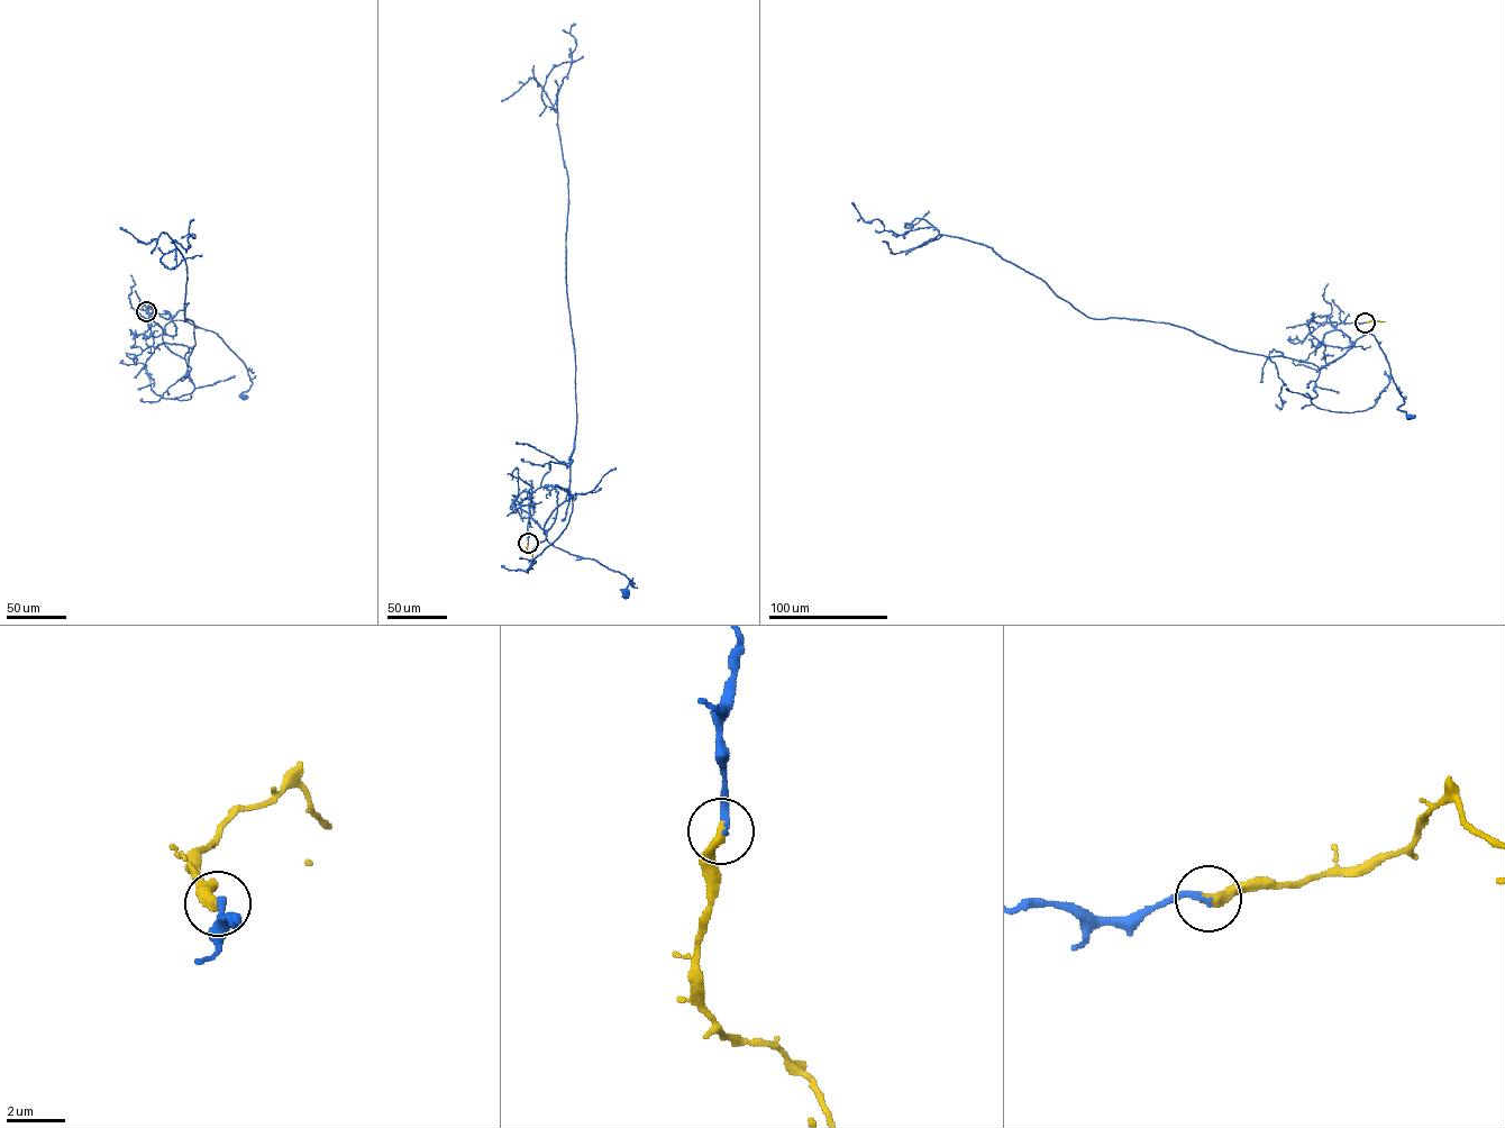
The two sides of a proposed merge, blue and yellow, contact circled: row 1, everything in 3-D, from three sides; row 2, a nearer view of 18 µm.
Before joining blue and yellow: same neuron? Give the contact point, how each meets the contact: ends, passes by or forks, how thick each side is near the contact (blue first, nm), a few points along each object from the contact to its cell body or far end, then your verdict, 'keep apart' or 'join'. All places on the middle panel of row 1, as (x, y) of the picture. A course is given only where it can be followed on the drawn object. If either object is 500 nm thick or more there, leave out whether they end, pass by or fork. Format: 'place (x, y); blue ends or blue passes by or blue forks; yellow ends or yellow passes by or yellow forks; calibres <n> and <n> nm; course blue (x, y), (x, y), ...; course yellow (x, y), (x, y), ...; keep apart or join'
place (528, 543); blue ends; yellow ends; calibres 200 and 400 nm; course blue (528, 543), (529, 514), (552, 545), (623, 574), (634, 587), (630, 580), (622, 589), (626, 592); course yellow (528, 543), (532, 563); join

